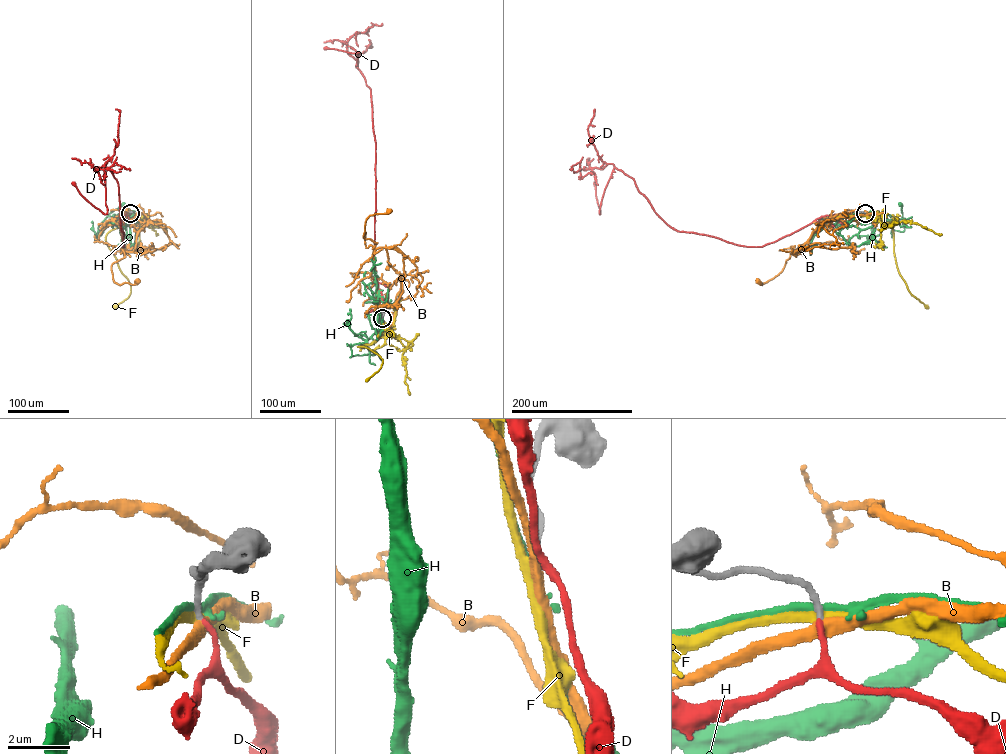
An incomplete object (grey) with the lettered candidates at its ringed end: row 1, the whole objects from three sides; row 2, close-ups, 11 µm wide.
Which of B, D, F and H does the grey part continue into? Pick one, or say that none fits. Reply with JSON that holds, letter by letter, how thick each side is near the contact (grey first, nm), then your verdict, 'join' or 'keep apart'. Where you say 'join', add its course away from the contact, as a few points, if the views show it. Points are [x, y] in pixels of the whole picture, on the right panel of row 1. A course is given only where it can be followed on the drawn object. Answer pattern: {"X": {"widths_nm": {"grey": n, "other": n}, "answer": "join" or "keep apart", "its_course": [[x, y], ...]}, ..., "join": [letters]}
{"B": {"widths_nm": {"grey": 180, "other": 360}, "answer": "keep apart"}, "D": {"widths_nm": {"grey": 180, "other": 170}, "answer": "join", "its_course": [[865, 213], [821, 216], [774, 241], [746, 246], [673, 229], [632, 178], [614, 166], [599, 214], [594, 184]]}, "F": {"widths_nm": {"grey": 200, "other": 320}, "answer": "keep apart"}, "H": {"widths_nm": {"grey": 220, "other": 190}, "answer": "keep apart"}, "join": ["D"]}

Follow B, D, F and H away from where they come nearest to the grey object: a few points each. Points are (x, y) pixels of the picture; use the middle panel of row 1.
B: (382, 318), (379, 289), (371, 276), (377, 243), (363, 236), (369, 215), (389, 211)
D: (382, 318), (373, 259), (375, 147), (370, 89), (356, 67), (359, 52), (326, 47)
F: (382, 318), (385, 336), (371, 344), (357, 346), (368, 348), (383, 360), (381, 367), (367, 380)
H: (382, 318), (383, 324), (369, 339), (351, 346), (350, 357), (375, 353)

